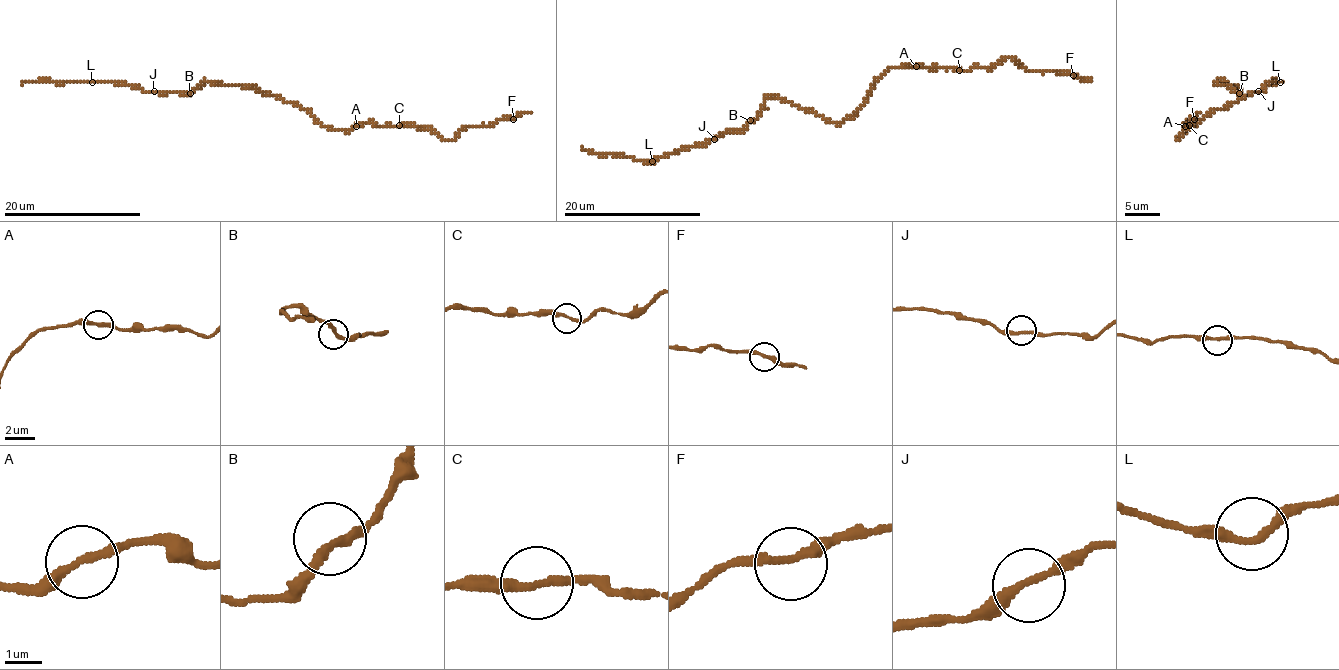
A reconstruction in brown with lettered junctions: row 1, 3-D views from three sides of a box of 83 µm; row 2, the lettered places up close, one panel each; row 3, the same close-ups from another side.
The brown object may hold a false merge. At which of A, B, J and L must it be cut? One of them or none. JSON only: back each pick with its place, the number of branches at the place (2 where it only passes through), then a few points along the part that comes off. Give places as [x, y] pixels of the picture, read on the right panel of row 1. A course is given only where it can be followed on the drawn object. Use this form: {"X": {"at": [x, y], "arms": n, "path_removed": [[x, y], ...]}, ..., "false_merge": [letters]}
{"false_merge": []}

